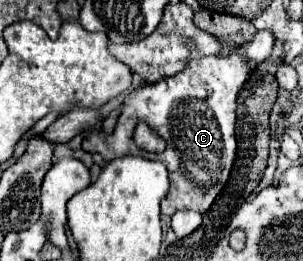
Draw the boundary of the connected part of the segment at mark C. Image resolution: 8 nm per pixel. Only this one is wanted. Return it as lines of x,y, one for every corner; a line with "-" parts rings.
257,31
255,39
241,45
231,55
193,57
181,73
161,79
161,83
133,91
121,107
115,131
111,135
103,135
99,131
87,133
85,149
99,153
105,161
117,159
121,155
133,155
133,129
139,123
147,123
167,143
165,153
153,157
167,167
171,181
169,193
161,203
161,213
167,217
179,209
205,213
227,183
235,161
235,109
239,91
247,83
253,69
271,57
273,41
275,37
271,31

